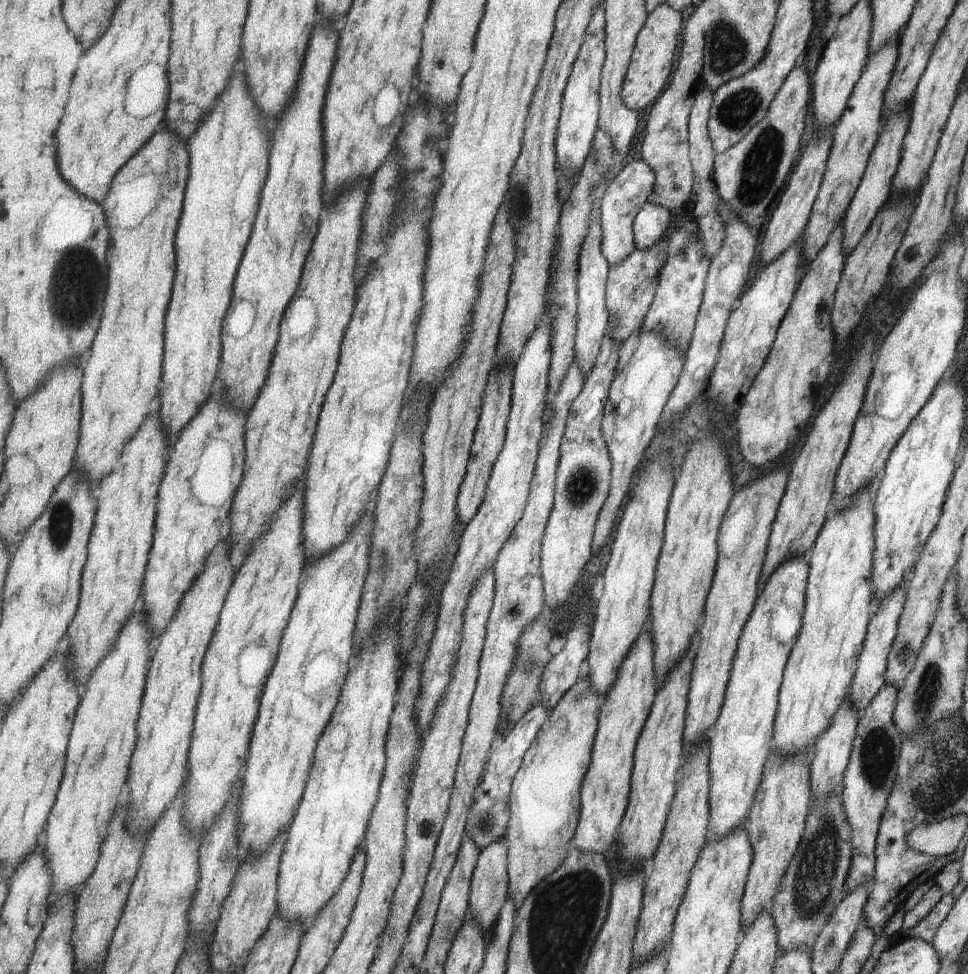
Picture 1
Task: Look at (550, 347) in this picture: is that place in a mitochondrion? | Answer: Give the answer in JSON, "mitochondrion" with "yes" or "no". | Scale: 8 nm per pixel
{"mitochondrion":"no"}

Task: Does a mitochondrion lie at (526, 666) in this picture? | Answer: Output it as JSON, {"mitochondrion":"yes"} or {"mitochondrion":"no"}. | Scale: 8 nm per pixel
{"mitochondrion":"yes"}

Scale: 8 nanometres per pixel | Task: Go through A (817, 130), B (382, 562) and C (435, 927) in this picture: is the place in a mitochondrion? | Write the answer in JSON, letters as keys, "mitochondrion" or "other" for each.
{"A":"other","B":"mitochondrion","C":"other"}

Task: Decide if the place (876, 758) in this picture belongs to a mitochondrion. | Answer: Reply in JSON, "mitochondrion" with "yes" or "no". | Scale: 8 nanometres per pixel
{"mitochondrion":"yes"}

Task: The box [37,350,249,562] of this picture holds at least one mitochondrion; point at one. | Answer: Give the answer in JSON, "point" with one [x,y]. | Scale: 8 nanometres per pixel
{"point":[60,528]}

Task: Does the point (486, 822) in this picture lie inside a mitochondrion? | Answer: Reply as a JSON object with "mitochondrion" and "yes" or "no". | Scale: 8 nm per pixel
{"mitochondrion":"yes"}

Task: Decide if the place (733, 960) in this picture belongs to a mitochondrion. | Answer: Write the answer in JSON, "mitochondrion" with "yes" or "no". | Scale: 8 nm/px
{"mitochondrion":"no"}

